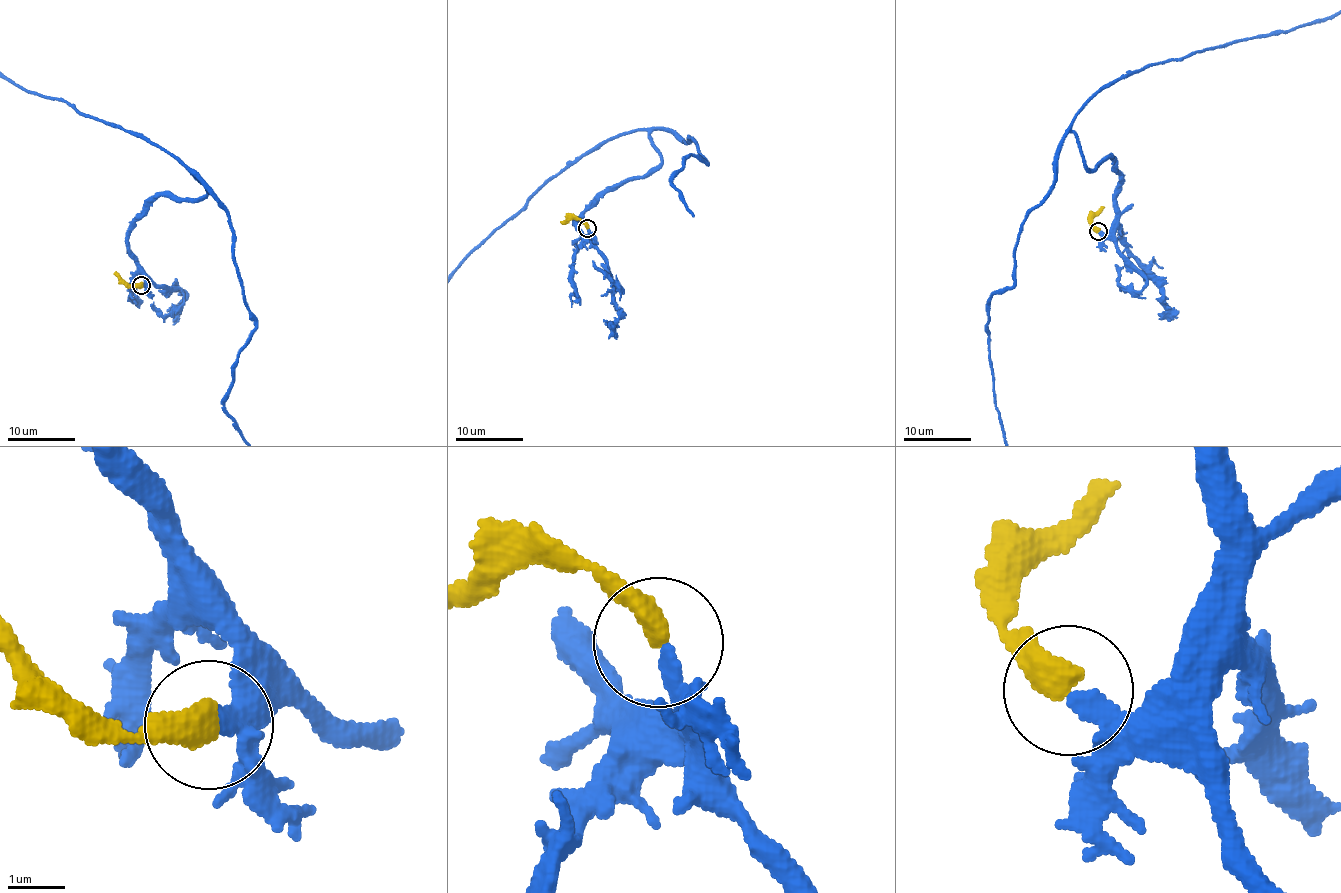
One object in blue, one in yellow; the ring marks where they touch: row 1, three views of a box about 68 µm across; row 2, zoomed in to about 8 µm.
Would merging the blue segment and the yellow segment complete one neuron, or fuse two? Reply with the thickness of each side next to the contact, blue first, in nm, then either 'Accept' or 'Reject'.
Thickness 240 nm (blue) against 480 nm. Accept

